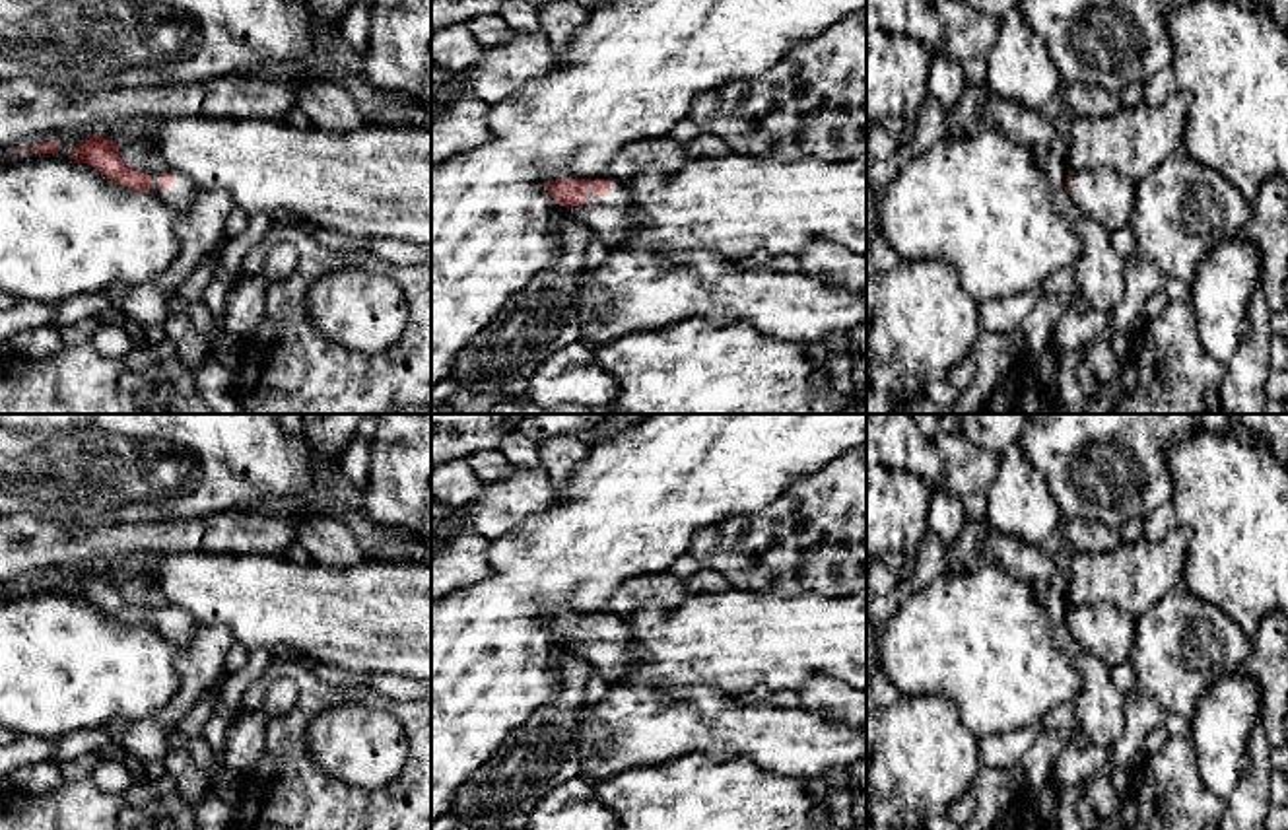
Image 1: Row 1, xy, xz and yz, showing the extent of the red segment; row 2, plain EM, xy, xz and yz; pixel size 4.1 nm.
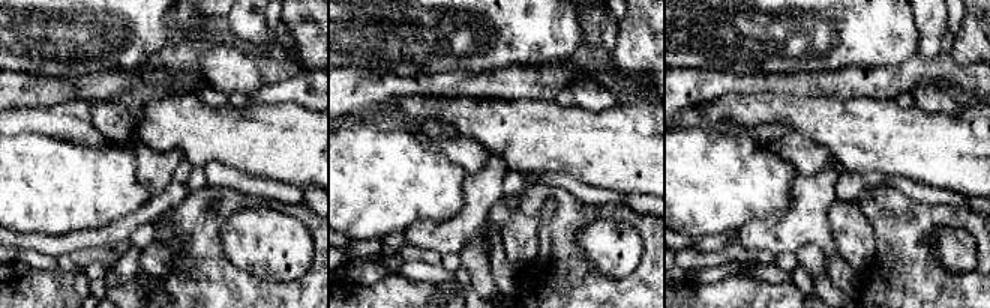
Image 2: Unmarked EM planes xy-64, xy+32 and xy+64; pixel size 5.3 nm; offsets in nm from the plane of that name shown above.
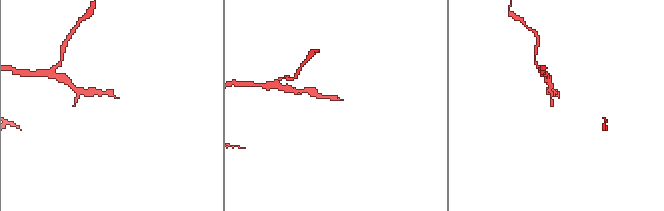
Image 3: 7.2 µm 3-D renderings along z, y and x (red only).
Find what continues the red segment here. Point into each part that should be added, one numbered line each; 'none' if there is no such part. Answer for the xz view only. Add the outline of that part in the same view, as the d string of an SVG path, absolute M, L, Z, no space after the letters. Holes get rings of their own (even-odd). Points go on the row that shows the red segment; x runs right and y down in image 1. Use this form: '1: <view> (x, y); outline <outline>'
1: xz (612, 218); outline M622 181L610 183L606 196L596 196L591 189L587 198L583 206L567 206L567 212L585 222L608 249L643 225Z

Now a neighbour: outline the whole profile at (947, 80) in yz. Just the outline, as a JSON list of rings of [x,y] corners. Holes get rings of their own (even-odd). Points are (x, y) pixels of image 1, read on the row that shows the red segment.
[[[942,51],[932,56],[929,95],[948,111],[952,111],[960,101],[966,82],[962,66],[952,56]]]

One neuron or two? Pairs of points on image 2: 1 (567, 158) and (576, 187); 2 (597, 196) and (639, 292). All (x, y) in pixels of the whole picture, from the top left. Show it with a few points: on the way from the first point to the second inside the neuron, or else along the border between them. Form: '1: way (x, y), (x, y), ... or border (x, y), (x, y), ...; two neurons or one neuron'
1: border (542, 175), (567, 173), (606, 190); two neurons
2: border (567, 190), (579, 200), (588, 203), (623, 205); two neurons

